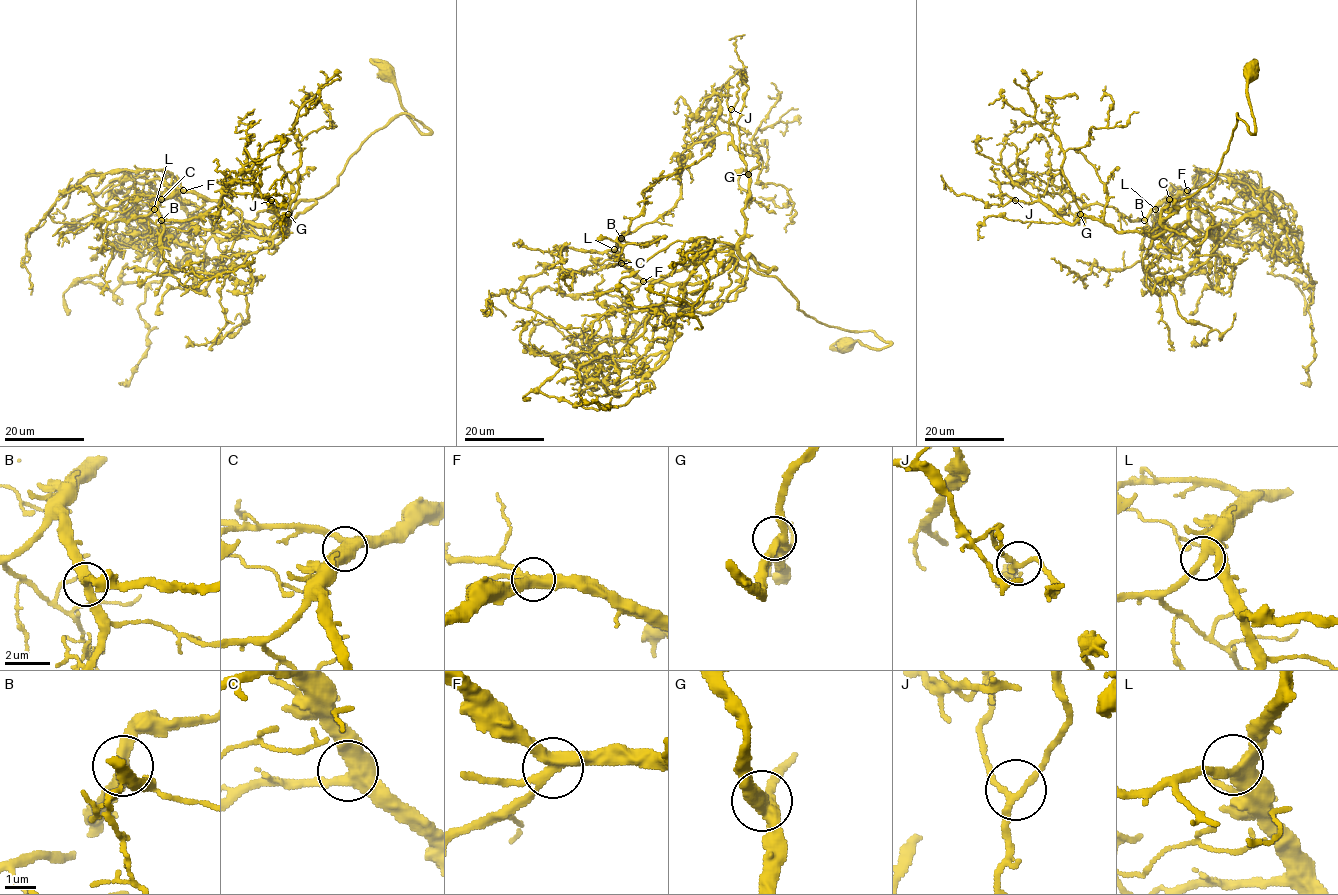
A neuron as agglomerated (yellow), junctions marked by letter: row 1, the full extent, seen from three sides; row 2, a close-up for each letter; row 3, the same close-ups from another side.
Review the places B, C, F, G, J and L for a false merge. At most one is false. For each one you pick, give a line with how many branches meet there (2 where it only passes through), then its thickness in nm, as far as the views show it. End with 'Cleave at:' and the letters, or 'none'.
F: 4 branches meet; 380 nm thick
Cleave at: F

